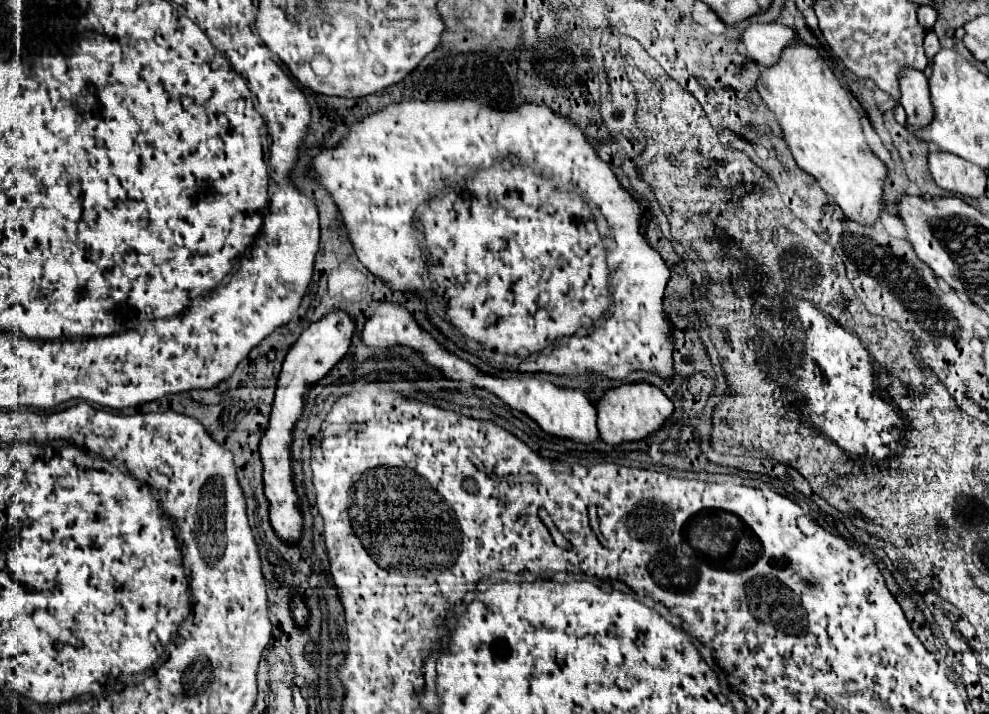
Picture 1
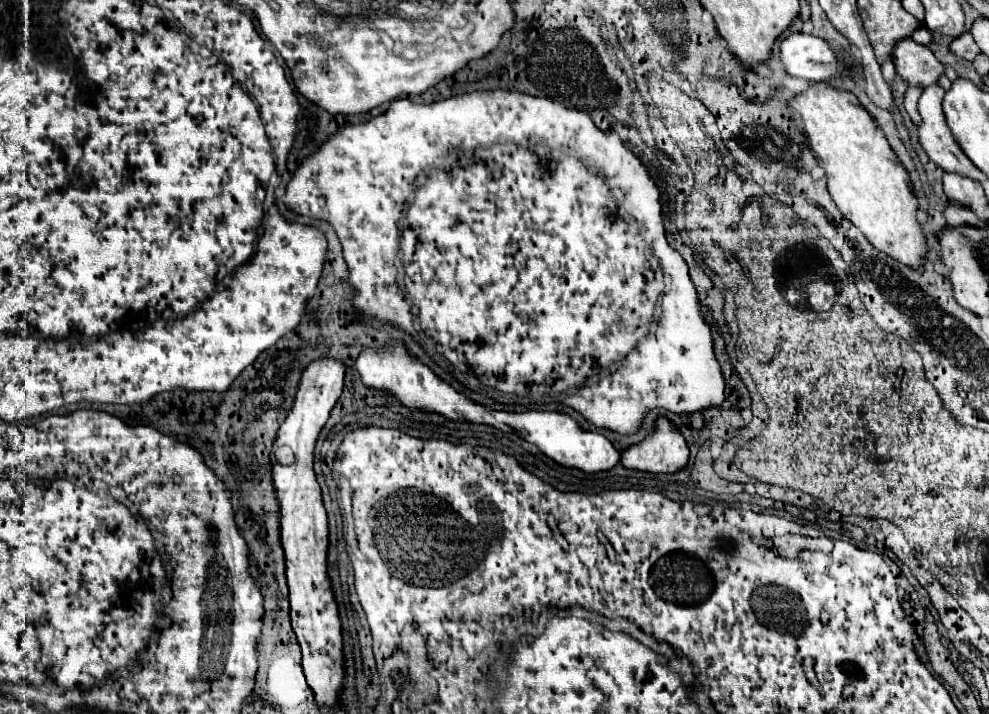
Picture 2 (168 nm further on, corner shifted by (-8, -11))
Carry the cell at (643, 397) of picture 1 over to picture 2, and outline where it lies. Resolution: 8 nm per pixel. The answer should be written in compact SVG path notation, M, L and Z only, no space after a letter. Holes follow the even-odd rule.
M665 417L657 421L657 431L643 443L629 447L621 455L627 469L647 473L677 473L689 463L689 447L683 435Z

